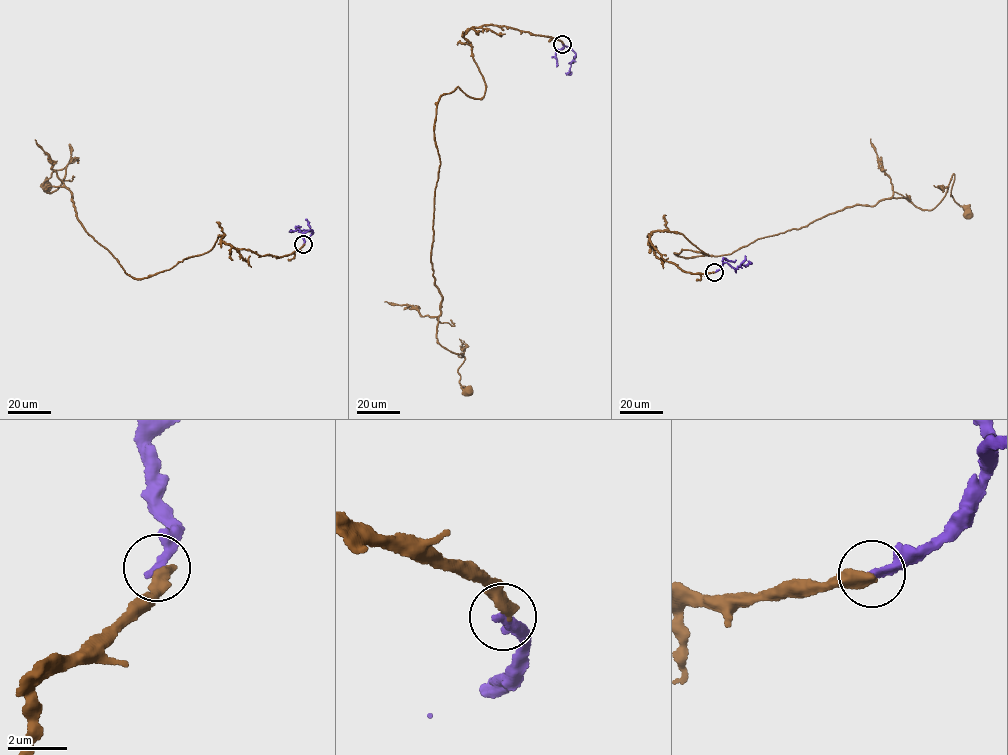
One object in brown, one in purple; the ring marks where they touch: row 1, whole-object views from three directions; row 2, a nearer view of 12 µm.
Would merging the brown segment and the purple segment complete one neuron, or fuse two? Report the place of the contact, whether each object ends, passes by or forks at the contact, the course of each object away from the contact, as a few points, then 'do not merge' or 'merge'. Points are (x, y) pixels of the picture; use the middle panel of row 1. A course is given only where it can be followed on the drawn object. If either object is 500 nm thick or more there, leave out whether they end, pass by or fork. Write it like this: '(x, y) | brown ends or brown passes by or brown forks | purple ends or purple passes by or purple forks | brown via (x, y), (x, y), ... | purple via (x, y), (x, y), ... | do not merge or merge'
(562, 44) | brown ends | purple ends | brown via (562, 44), (474, 27), (464, 37), (484, 95), (458, 86), (437, 105), (436, 338), (465, 357), (469, 392) | purple via (562, 43), (562, 49), (568, 47), (575, 55), (568, 73), (572, 72) | do not merge

